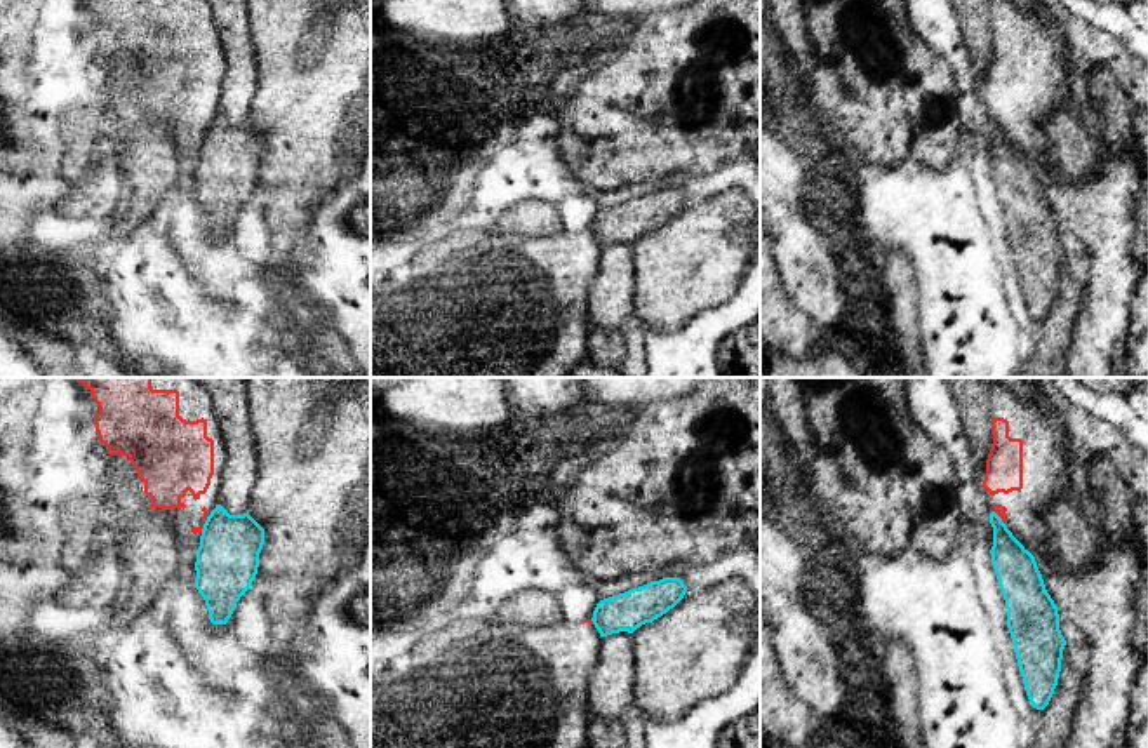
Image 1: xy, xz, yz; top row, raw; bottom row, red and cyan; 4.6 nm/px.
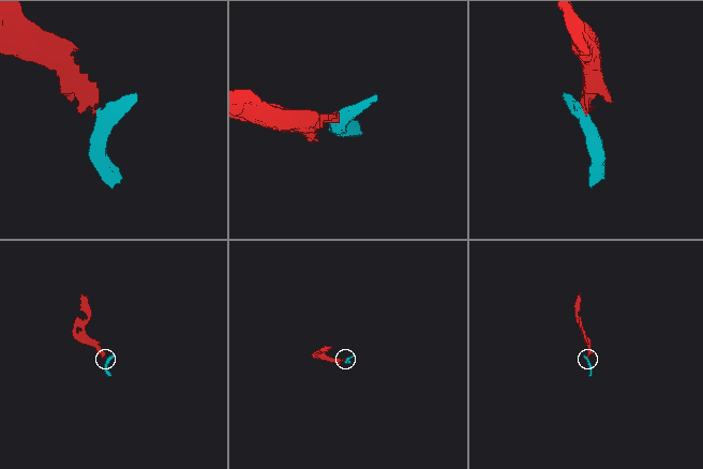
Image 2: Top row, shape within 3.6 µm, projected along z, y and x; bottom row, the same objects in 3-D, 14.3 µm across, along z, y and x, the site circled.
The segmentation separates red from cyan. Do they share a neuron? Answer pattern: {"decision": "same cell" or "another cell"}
{"decision": "another cell"}

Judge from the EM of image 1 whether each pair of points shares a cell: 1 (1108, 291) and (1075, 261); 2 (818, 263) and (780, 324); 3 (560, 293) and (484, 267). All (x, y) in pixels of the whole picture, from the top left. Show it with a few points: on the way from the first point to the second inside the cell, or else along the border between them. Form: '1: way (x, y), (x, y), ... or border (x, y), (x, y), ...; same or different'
1: border (1084, 249), (1089, 260), (1089, 280), (1079, 312); different
2: border (778, 270), (787, 298), (821, 329); different
3: way (541, 293), (510, 293), (503, 286); same

